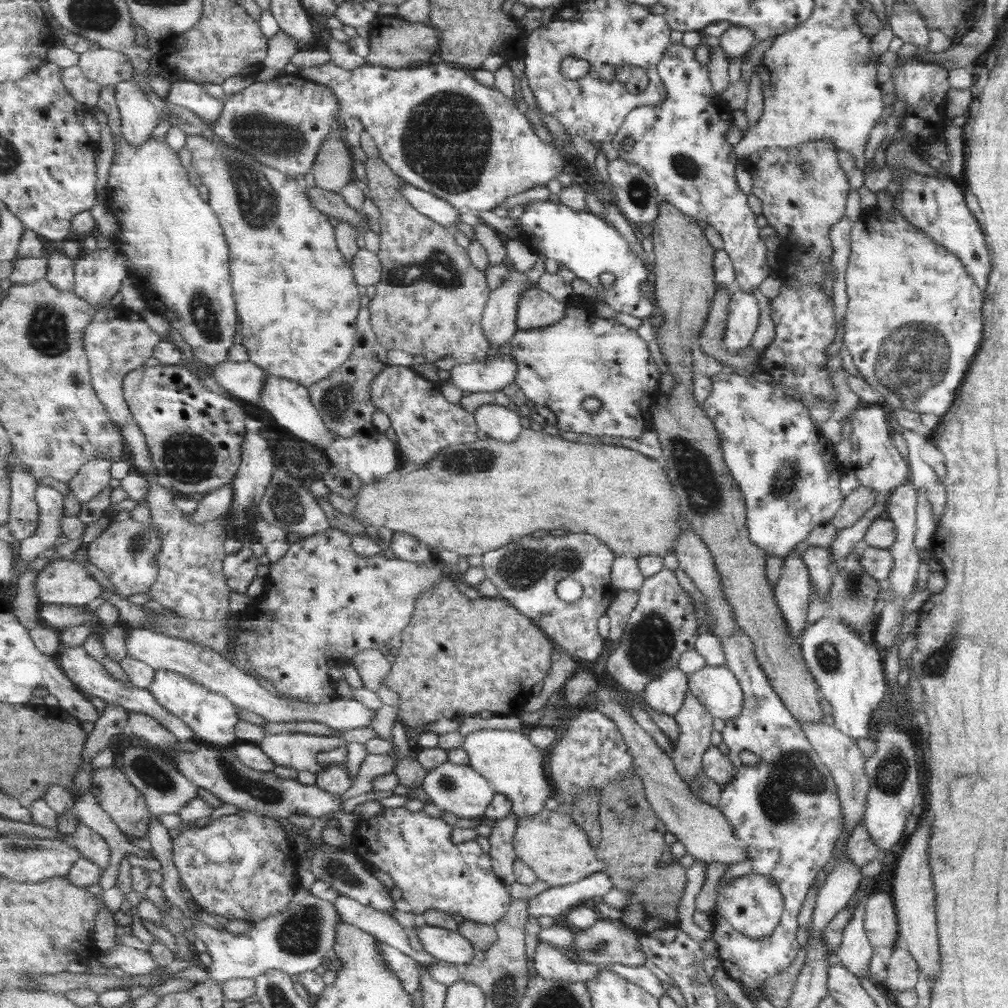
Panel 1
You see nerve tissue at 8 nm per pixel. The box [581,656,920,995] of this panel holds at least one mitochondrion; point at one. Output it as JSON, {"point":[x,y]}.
{"point":[793,778]}

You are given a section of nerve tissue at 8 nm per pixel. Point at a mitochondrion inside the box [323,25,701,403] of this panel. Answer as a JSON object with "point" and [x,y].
{"point":[446,141]}

